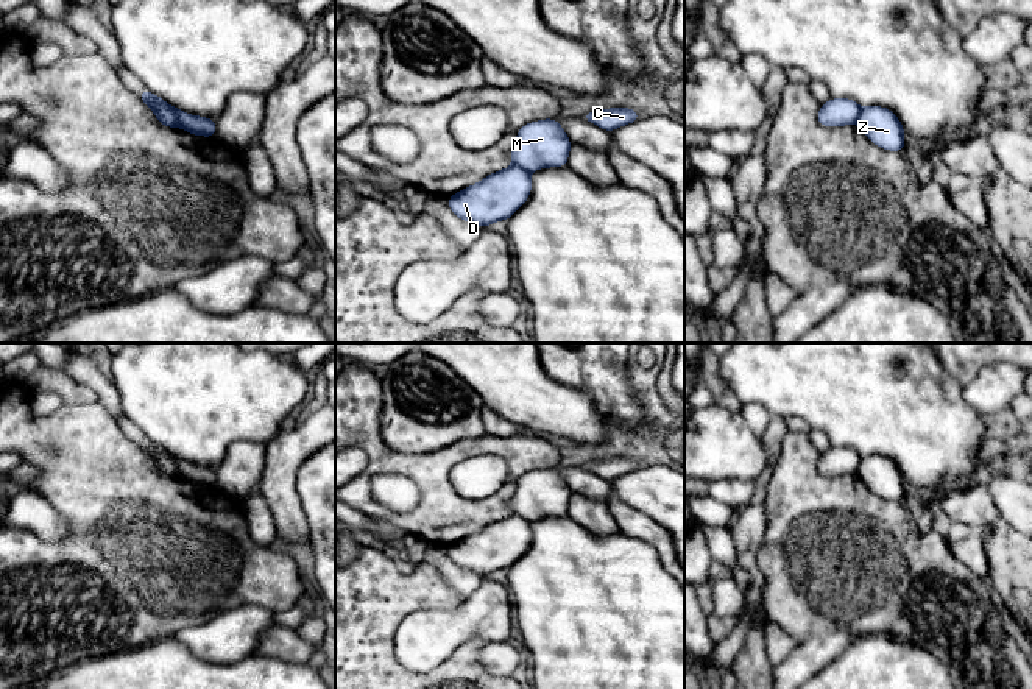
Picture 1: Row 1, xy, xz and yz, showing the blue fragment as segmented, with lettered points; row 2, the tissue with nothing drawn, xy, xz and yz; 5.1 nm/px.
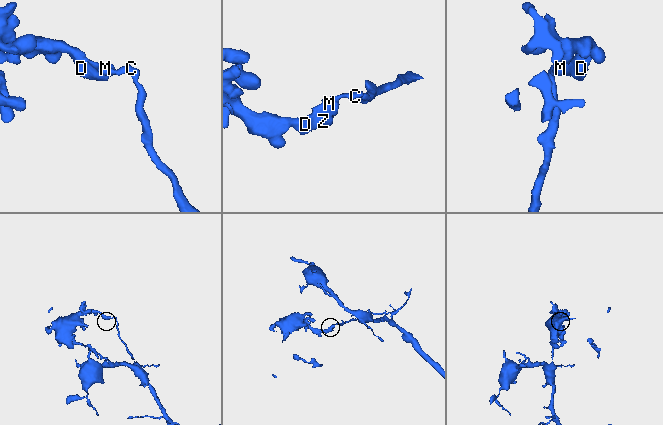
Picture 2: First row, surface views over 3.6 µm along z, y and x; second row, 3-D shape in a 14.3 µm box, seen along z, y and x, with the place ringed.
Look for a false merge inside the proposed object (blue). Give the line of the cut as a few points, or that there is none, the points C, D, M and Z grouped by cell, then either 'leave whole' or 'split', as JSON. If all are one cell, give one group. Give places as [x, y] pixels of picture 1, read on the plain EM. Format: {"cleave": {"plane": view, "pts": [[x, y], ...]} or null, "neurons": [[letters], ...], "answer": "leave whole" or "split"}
{"cleave": {"plane": "xy", "pts": [[145, 451], [164, 451], [173, 460], [181, 476]]}, "neurons": [["C", "M"], ["D", "Z"]], "answer": "split"}

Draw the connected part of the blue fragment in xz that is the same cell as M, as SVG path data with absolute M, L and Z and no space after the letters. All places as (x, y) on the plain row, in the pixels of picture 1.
M557 468L530 471L518 479L510 502L513 514L528 522L549 516L566 516L572 491Z

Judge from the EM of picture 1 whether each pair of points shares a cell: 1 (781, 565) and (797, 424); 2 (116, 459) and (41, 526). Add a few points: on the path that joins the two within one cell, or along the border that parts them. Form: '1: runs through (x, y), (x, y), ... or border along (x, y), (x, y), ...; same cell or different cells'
1: border along (789, 431), (798, 431), (806, 435); different cells
2: border along (27, 488), (39, 493), (70, 526), (66, 540); different cells

